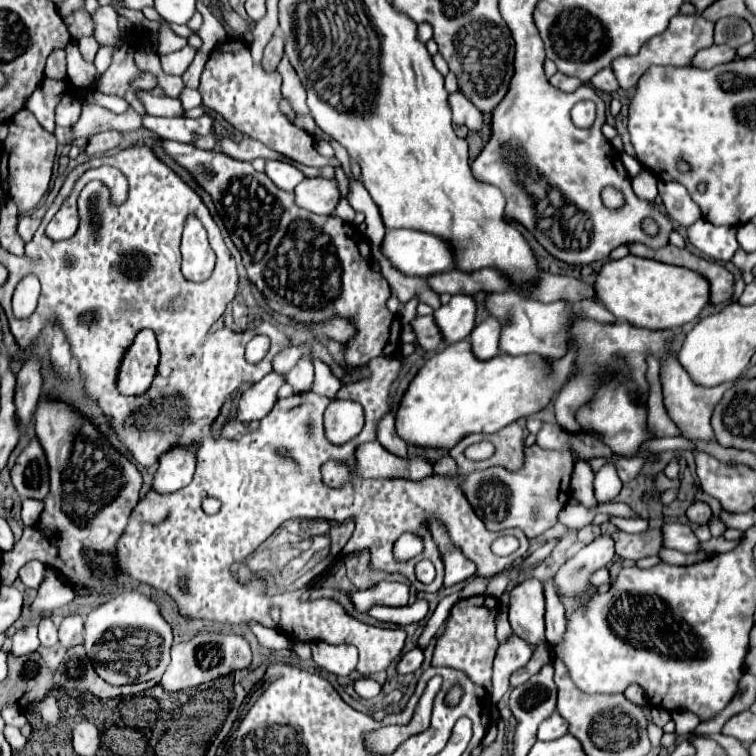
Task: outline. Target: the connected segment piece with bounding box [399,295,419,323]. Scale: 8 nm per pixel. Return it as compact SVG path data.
M415 295L415 297L405 305L405 309L399 313L399 317L401 317L403 323L411 323L411 321L417 317L417 305L419 305L419 297Z

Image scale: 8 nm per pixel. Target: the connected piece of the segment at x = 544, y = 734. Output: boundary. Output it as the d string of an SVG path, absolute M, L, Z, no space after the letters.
M555 711L549 719L545 719L545 721L539 725L537 737L539 737L541 741L553 741L553 739L559 739L559 737L563 737L563 735L567 735L567 733L569 733L569 723L567 723L563 717L559 717L559 713Z

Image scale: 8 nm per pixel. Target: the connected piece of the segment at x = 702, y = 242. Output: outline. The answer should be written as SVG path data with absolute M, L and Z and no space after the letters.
M699 219L687 227L687 237L703 255L715 261L731 261L739 247L735 231L737 229L733 227L717 227L705 219Z

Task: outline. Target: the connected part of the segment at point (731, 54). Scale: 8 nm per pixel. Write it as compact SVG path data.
M711 45L707 49L703 49L701 53L697 53L697 57L693 59L693 65L695 67L701 67L701 69L709 69L709 67L715 67L715 65L721 65L721 63L729 63L737 57L737 51L729 45Z

